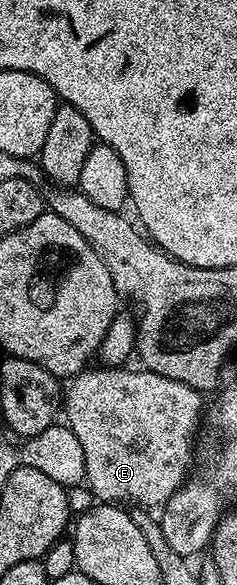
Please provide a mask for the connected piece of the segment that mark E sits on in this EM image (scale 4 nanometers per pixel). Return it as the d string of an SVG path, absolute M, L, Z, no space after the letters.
M98 367L99 369L86 369L77 376L74 376L68 382L63 395L63 415L65 423L71 428L83 448L86 463L86 484L92 490L94 498L101 503L117 505L120 503L128 503L141 507L157 507L164 506L164 503L182 486L186 479L190 478L191 470L189 466L193 463L193 438L197 435L197 422L201 419L201 399L202 392L196 391L191 385L183 385L177 380L157 375L154 372L146 369L138 369L139 371L131 370L131 367L124 368L106 368Z

